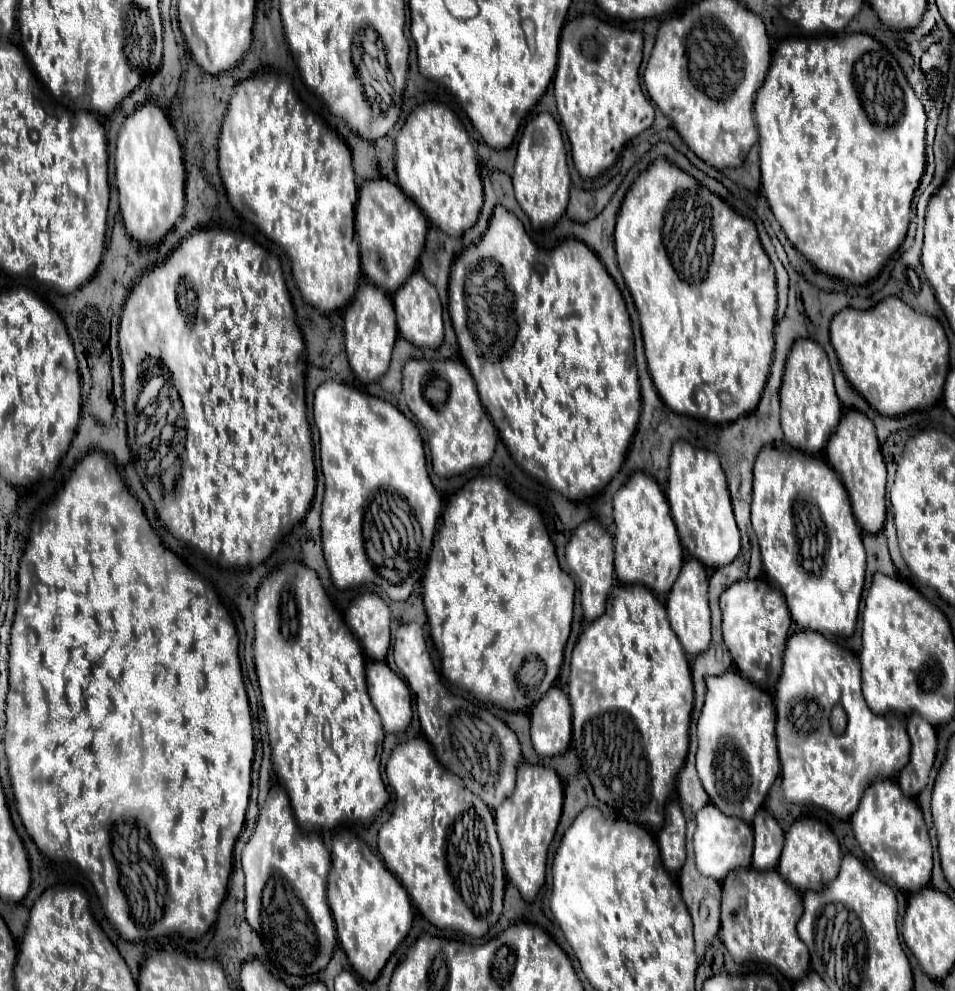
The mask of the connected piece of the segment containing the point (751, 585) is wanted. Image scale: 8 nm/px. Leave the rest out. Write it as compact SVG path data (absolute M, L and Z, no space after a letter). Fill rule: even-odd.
M741 579L721 595L723 639L741 675L755 681L765 691L775 687L781 671L781 657L791 629L791 615L783 593L767 579Z

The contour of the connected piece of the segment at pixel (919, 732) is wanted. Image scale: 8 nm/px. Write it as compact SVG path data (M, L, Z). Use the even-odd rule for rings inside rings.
M911 713L905 719L907 733L911 737L911 761L903 767L897 777L897 783L905 795L917 797L919 791L927 785L929 771L933 767L935 749L937 749L937 733L927 719L919 713Z

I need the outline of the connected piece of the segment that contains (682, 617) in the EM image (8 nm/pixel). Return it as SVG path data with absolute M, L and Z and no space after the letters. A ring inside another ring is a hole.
M689 559L679 579L675 581L675 587L667 595L667 615L671 629L679 637L683 649L687 655L699 655L703 653L711 643L711 611L707 603L707 571L697 559Z

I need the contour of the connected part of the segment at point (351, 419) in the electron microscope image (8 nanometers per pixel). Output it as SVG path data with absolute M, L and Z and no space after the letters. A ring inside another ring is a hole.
M327 379L315 391L315 425L321 435L321 467L325 477L321 535L325 561L335 587L349 589L357 585L377 583L387 591L389 599L407 601L415 581L423 575L423 567L427 563L437 519L441 513L441 497L427 473L419 429L391 403L361 393L355 387L349 387L335 379ZM385 485L407 499L423 535L421 543L417 545L417 563L413 563L413 571L405 573L405 579L401 583L389 583L377 573L367 557L363 539L363 515L367 499L375 489Z

